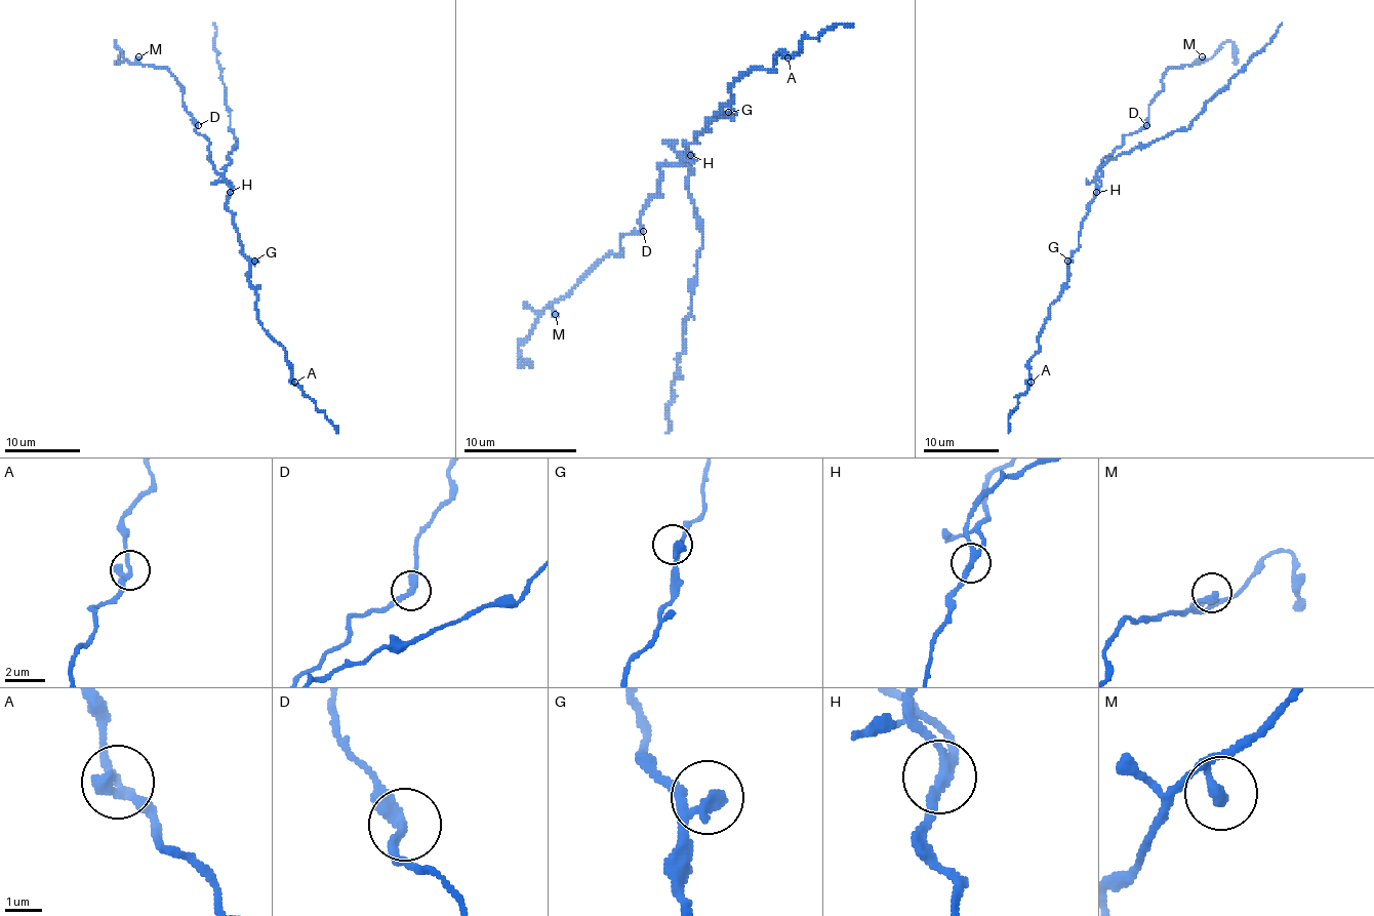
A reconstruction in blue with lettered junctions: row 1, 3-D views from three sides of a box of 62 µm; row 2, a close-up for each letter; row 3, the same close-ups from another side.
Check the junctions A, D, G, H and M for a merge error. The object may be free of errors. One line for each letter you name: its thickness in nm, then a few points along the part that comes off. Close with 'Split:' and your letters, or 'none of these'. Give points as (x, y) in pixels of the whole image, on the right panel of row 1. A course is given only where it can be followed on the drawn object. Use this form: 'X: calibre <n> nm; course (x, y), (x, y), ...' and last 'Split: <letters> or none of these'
H: calibre 240 nm; course (1095, 192), (1095, 172), (1110, 159), (1186, 129), (1202, 108), (1270, 42), (1282, 23)
Split: H

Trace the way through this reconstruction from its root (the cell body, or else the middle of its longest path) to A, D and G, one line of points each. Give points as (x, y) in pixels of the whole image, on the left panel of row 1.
A: (228, 199), (227, 209), (249, 262), (258, 319), (283, 348), (294, 382)
D: (228, 199), (230, 186), (214, 169), (209, 158), (209, 141), (196, 131), (198, 125)
G: (228, 199), (227, 209), (232, 214), (241, 250), (254, 261)

